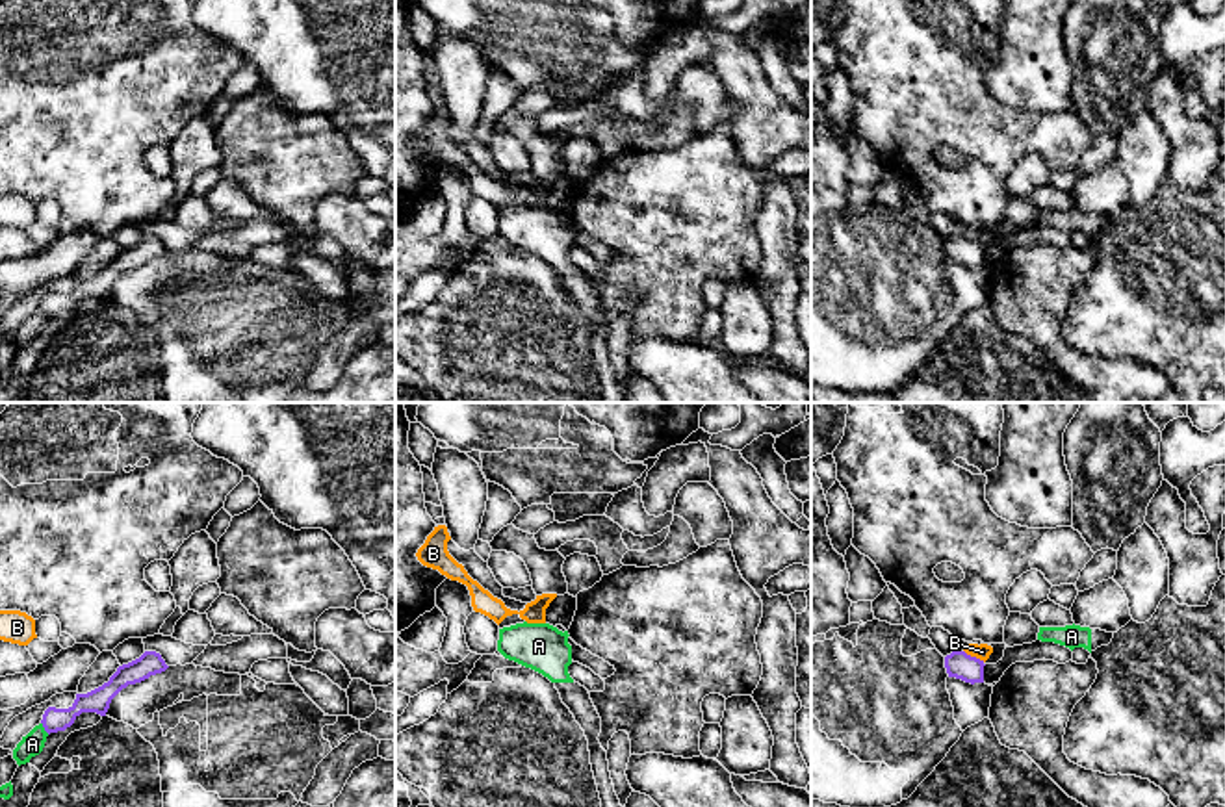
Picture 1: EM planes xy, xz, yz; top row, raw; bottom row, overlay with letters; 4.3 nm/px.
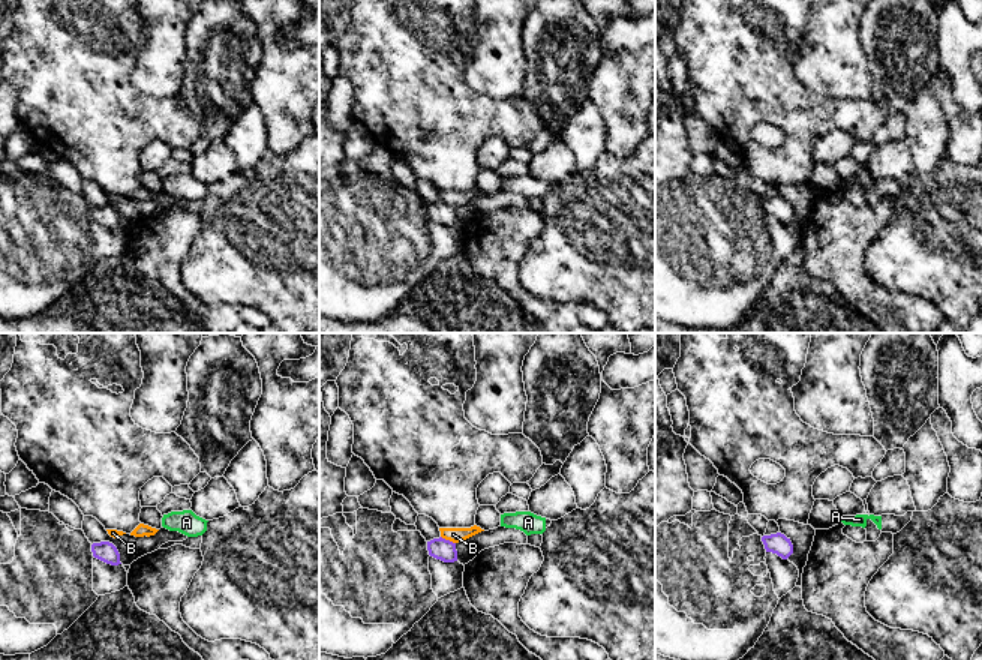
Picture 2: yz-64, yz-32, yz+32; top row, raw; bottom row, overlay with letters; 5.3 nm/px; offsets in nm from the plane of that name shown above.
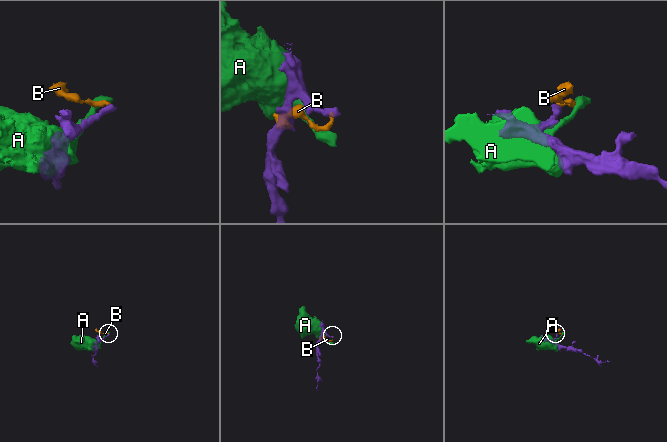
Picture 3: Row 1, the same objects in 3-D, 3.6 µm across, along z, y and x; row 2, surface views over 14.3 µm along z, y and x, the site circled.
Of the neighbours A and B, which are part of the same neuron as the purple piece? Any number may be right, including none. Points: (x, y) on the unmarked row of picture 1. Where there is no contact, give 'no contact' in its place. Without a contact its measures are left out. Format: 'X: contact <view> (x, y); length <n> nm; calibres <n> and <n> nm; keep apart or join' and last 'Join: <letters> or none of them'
A: contact xy (43, 310); length 70 nm; calibres 100 and 100 nm; keep apart
B: contact yz (975, 242); length 110 nm; calibres 120 and 70 nm; keep apart
Join: none of them

